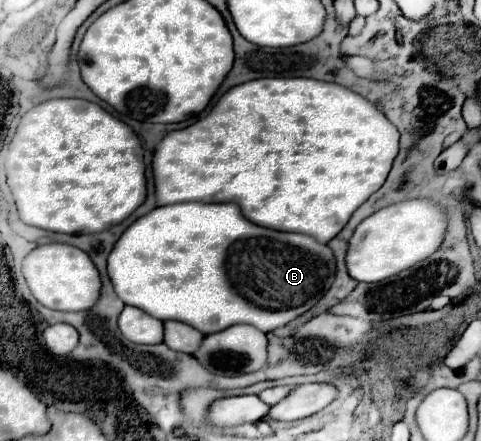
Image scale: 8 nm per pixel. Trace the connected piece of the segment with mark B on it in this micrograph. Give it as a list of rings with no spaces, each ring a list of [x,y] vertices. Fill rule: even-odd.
[[[193,201],[193,203],[175,203],[175,205],[157,207],[151,213],[147,213],[145,217],[137,219],[119,237],[119,241],[115,243],[113,251],[109,253],[107,271],[109,271],[109,277],[113,281],[115,293],[123,299],[123,303],[139,307],[145,313],[153,315],[155,319],[161,319],[161,321],[169,321],[169,319],[183,321],[183,323],[189,323],[191,327],[199,329],[203,335],[211,335],[211,333],[223,331],[225,327],[231,327],[231,325],[237,325],[237,323],[249,323],[249,325],[255,325],[257,329],[269,333],[269,331],[275,331],[275,329],[291,323],[295,317],[303,315],[305,311],[309,311],[325,295],[325,291],[331,287],[331,283],[335,279],[335,255],[333,255],[333,251],[327,245],[319,243],[311,235],[285,233],[285,231],[275,231],[275,229],[267,229],[267,227],[259,227],[259,225],[251,223],[249,219],[243,217],[243,213],[241,213],[237,203],[201,203],[201,201]]]

